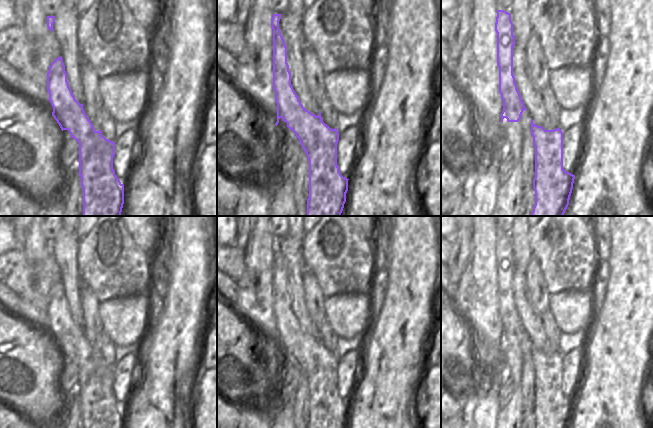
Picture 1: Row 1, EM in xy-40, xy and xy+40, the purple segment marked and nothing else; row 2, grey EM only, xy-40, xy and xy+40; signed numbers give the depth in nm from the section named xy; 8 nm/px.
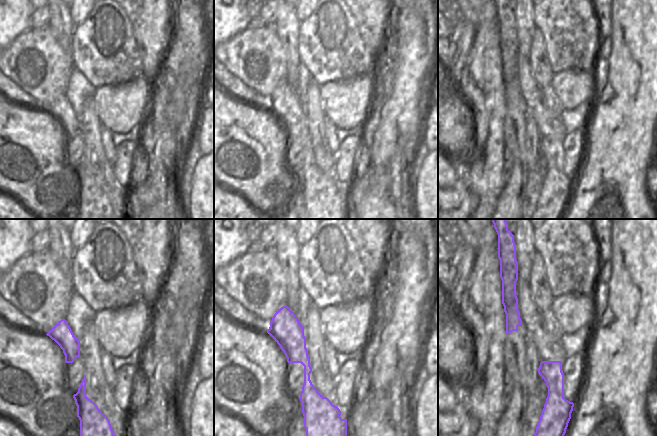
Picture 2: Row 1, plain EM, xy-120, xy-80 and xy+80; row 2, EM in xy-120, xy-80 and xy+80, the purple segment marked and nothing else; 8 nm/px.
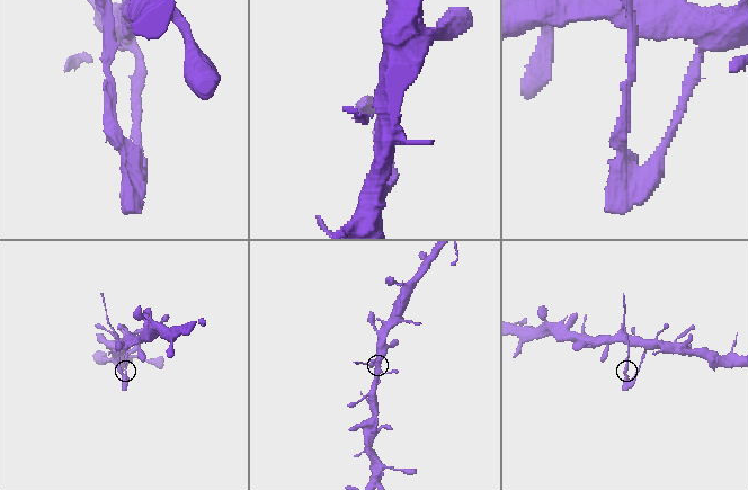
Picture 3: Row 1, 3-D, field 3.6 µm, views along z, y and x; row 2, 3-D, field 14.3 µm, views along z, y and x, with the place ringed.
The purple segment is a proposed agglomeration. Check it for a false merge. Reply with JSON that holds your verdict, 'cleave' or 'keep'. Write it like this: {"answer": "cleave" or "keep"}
{"answer": "cleave"}

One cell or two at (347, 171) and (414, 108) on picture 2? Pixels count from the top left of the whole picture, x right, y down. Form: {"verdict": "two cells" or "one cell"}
{"verdict": "two cells"}

